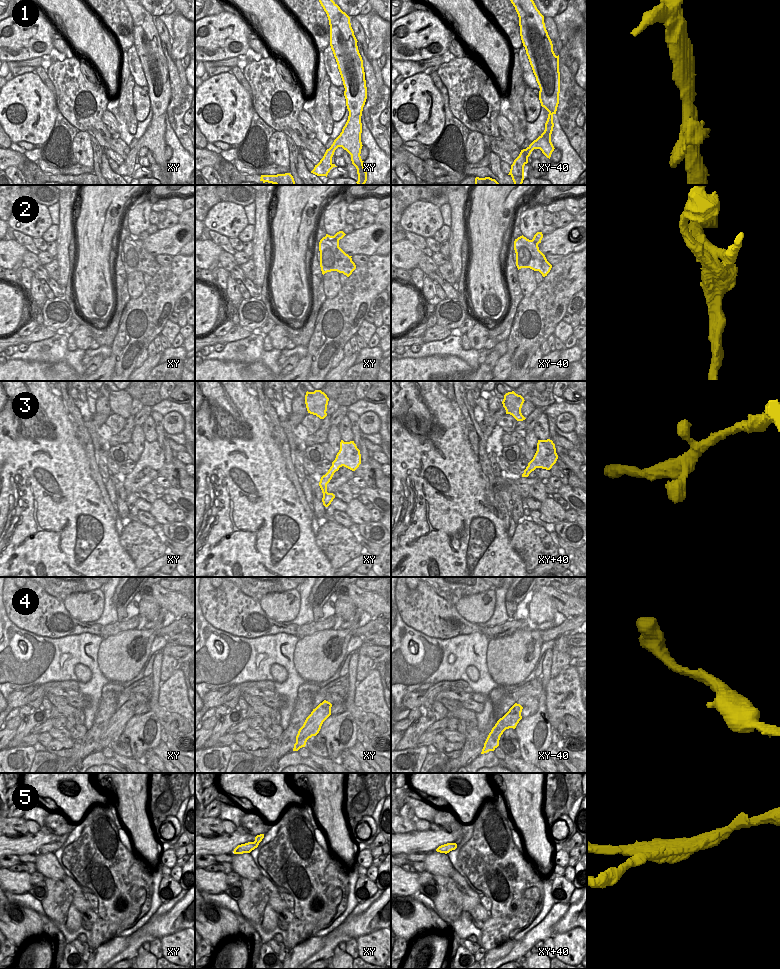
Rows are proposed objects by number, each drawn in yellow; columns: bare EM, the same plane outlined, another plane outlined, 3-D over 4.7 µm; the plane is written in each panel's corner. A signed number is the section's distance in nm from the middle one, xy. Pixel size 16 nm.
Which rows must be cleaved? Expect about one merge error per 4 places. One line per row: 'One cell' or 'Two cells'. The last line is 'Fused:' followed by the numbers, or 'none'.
1: One cell
2: Two cells
3: One cell
4: One cell
5: Two cells
Fused: 2, 5.

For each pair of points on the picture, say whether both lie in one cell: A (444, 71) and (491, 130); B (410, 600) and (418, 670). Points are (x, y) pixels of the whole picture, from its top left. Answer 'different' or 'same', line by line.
A: same
B: different

